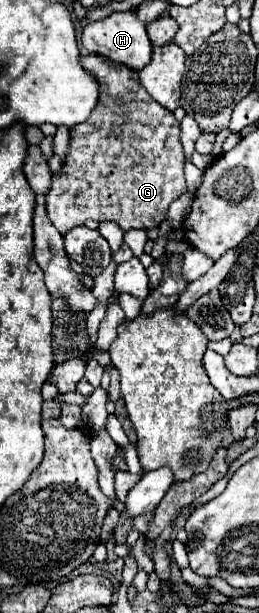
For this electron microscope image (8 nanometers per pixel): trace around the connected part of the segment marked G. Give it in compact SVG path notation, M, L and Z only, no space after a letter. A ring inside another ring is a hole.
M85 55L81 63L99 79L99 107L87 123L69 131L69 153L47 193L47 215L61 235L87 219L113 221L123 231L153 229L167 217L169 205L187 189L179 121L173 111L149 95L139 97L137 71L111 65L101 55Z

